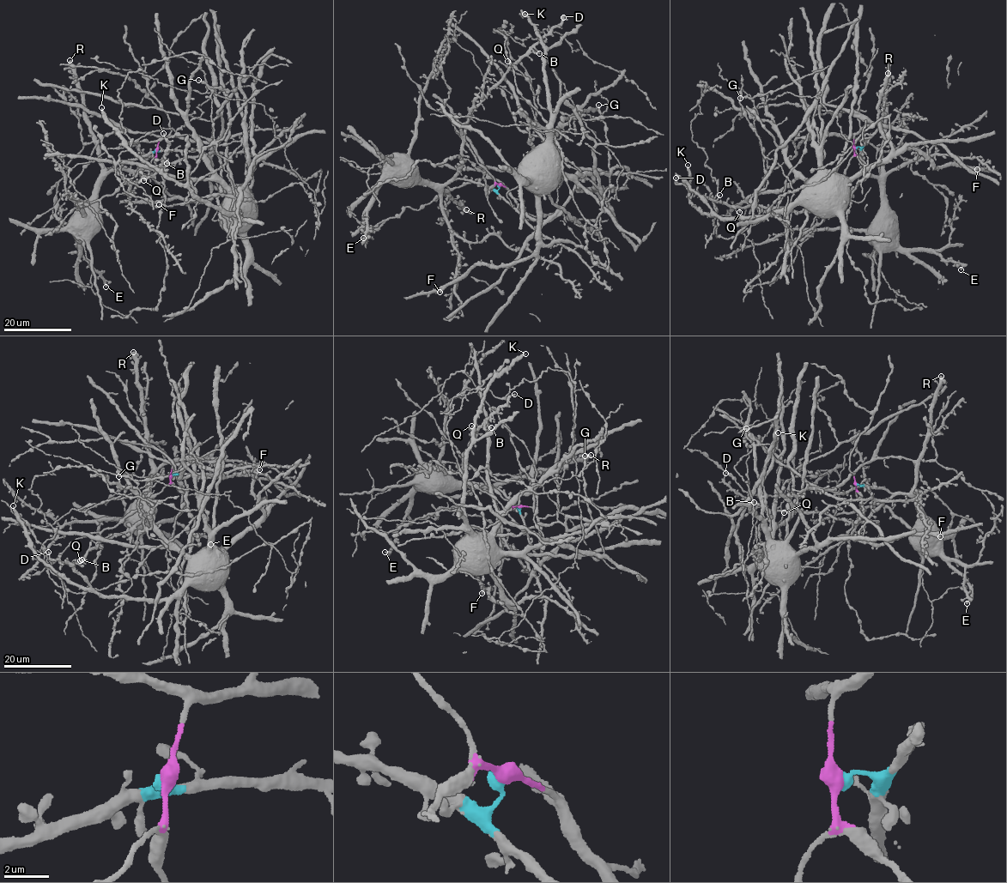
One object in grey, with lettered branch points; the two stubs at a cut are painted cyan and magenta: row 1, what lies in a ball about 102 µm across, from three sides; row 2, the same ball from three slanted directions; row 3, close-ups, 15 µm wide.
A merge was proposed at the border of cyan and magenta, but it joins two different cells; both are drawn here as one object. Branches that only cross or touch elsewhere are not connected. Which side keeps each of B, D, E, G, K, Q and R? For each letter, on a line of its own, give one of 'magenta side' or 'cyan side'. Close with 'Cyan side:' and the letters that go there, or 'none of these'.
B: cyan side
D: cyan side
E: cyan side
G: magenta side
K: magenta side
Q: cyan side
R: cyan side
Cyan side: B, D, E, Q, R

